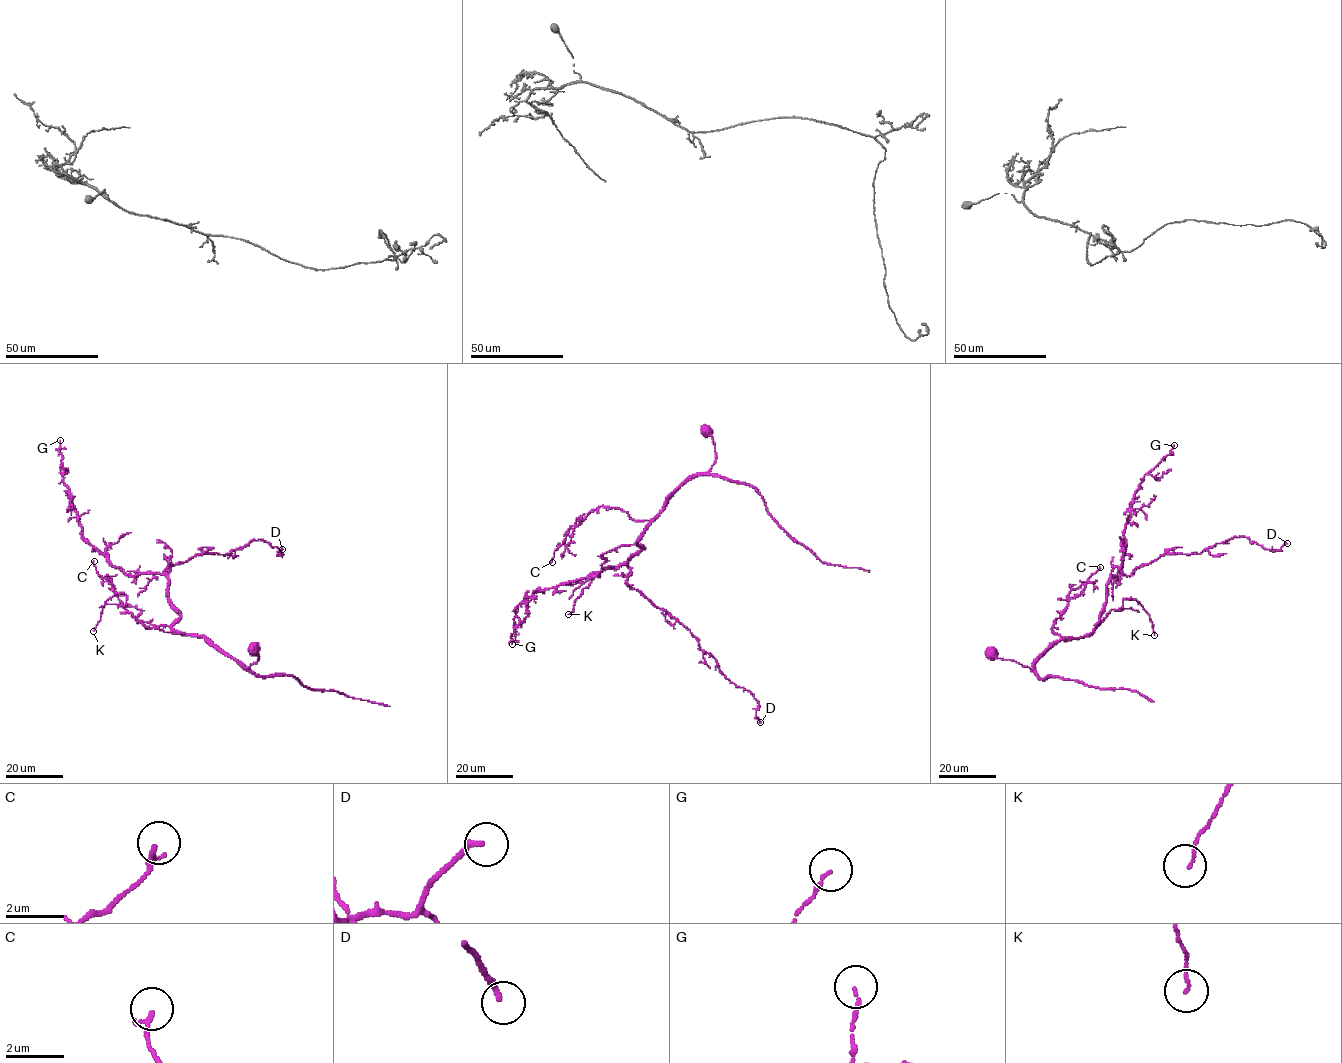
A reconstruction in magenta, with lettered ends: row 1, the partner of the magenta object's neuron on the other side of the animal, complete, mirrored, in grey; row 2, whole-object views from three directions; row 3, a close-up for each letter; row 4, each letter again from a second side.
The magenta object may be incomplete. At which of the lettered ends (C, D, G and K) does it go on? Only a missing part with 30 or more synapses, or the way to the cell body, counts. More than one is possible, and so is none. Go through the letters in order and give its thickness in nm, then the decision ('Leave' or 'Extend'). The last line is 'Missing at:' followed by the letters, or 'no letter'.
C: Thickness 150 nm. Leave
D: Thickness 180 nm. Leave
G: Thickness 100 nm. Leave
K: Thickness 80 nm. Leave
Missing at: no letter

